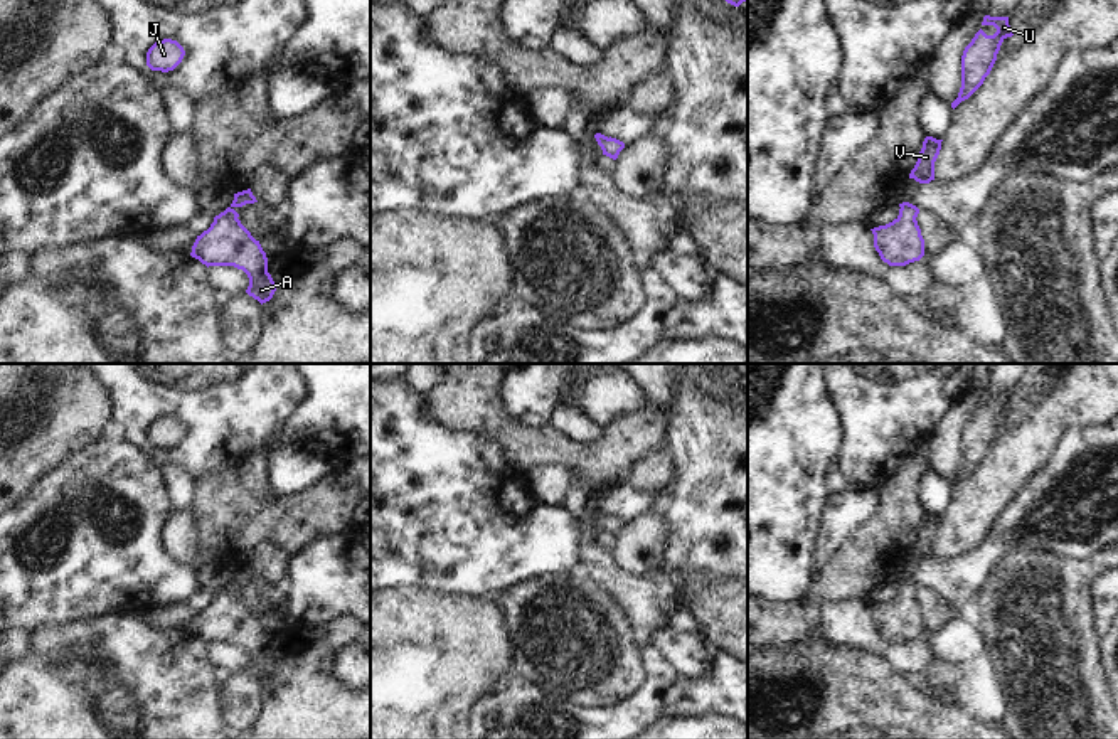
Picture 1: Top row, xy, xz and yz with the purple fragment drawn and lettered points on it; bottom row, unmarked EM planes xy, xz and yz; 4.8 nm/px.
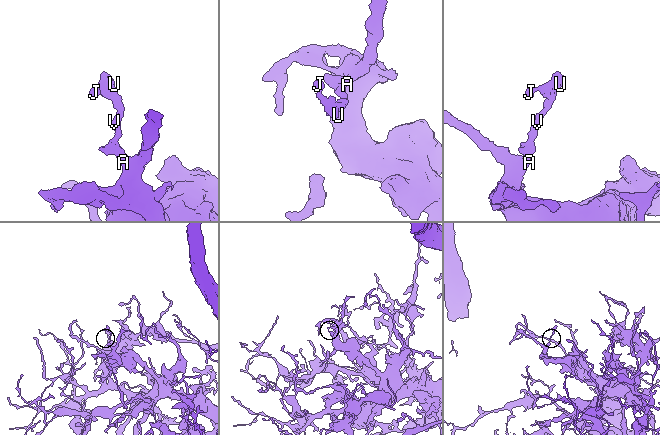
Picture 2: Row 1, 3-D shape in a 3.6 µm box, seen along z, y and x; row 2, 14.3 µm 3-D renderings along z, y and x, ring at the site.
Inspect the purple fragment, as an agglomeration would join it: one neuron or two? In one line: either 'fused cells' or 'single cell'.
single cell

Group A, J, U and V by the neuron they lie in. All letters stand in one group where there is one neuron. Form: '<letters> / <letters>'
A J U V

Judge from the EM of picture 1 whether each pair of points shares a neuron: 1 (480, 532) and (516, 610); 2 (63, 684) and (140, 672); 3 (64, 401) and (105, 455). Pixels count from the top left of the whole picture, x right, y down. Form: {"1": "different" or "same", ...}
{"1": "different", "2": "same", "3": "different"}

